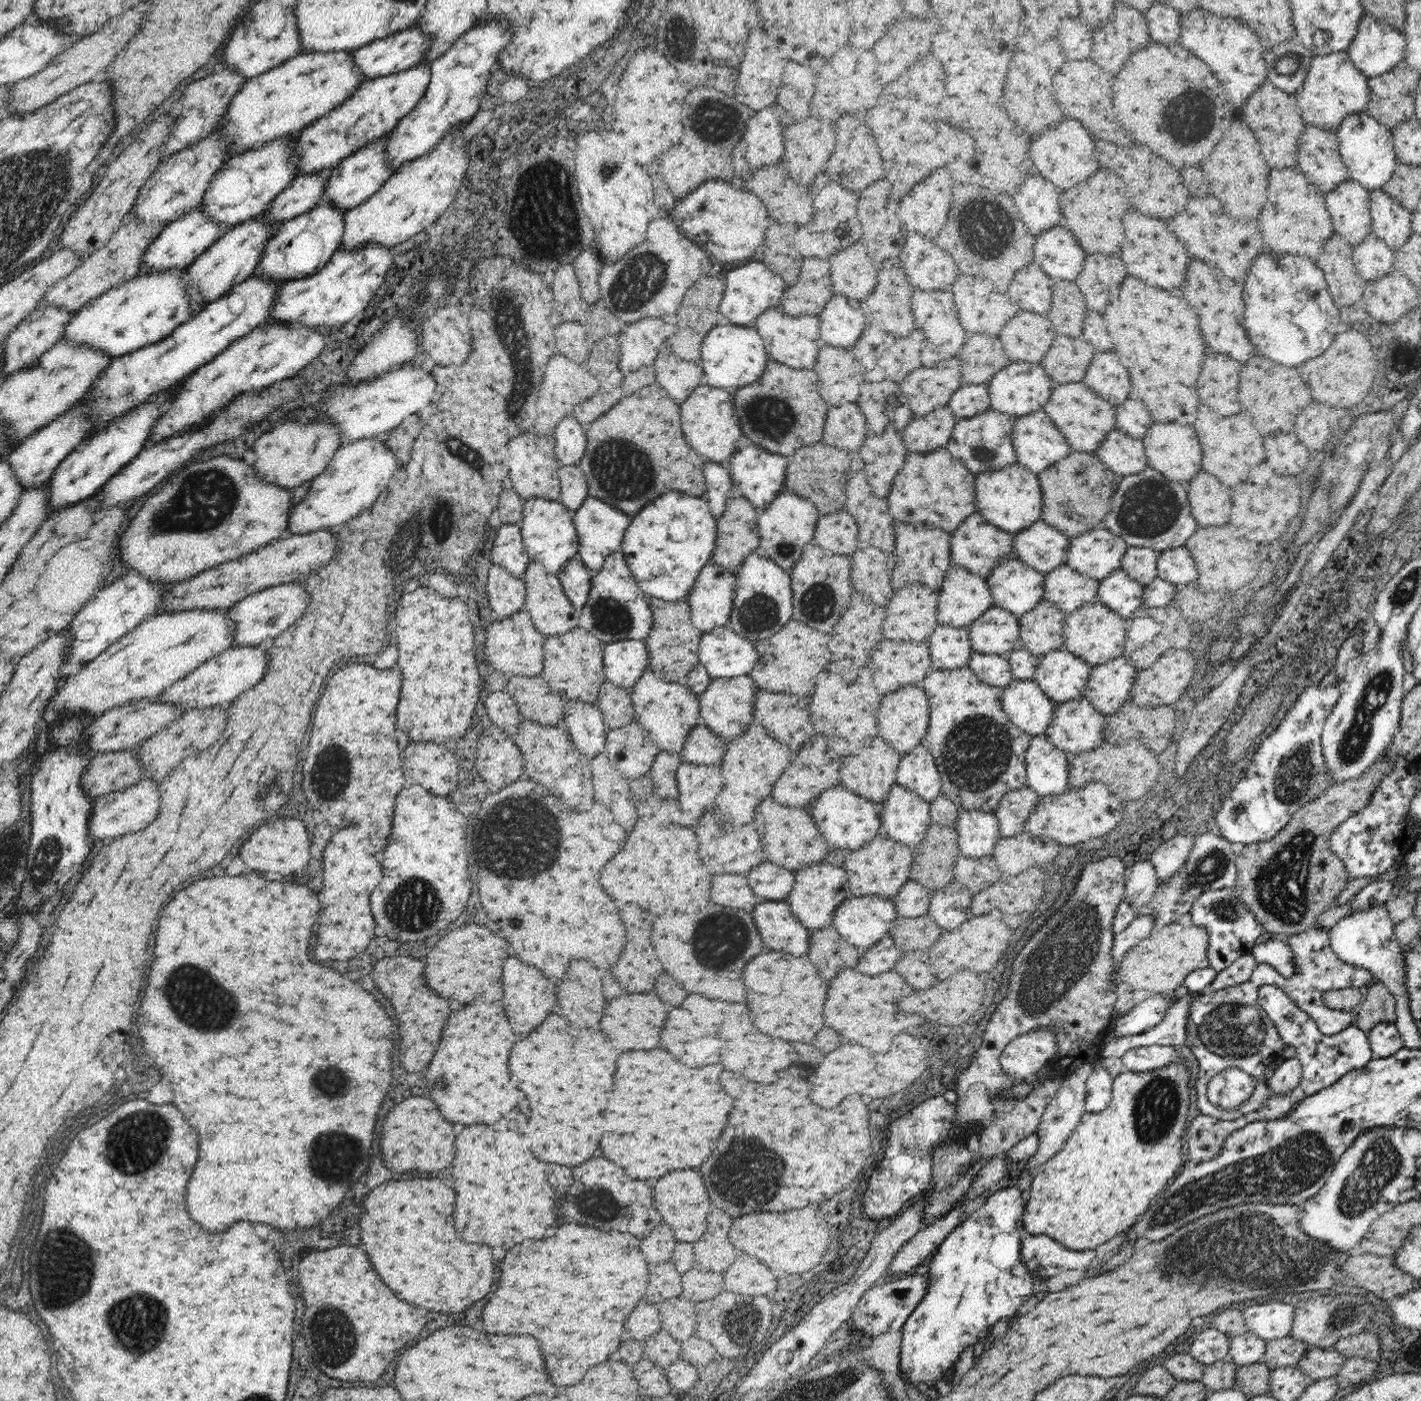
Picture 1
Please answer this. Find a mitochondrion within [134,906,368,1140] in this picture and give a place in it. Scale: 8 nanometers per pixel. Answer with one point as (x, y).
(198, 1008)

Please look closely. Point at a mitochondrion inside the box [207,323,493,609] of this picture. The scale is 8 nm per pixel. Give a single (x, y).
(438, 519)

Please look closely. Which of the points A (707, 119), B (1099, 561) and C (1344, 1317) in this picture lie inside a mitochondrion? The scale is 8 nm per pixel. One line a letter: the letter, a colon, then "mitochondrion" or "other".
A: mitochondrion
B: other
C: mitochondrion

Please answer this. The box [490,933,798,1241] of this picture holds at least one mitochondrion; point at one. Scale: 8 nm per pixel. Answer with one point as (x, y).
(746, 1174)

